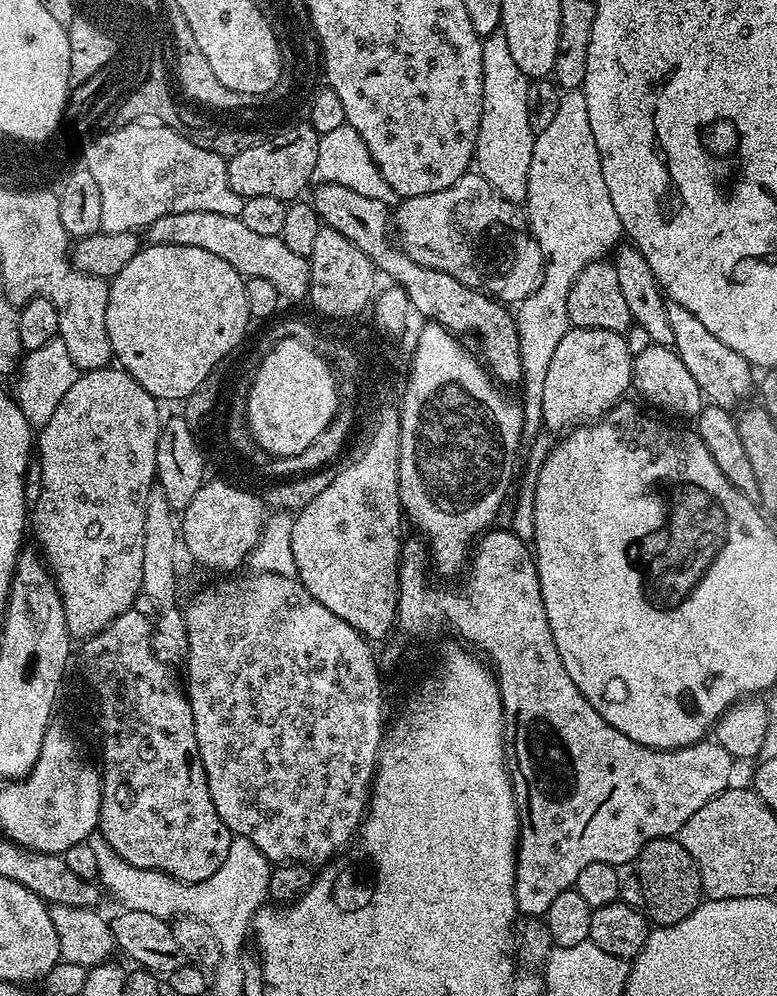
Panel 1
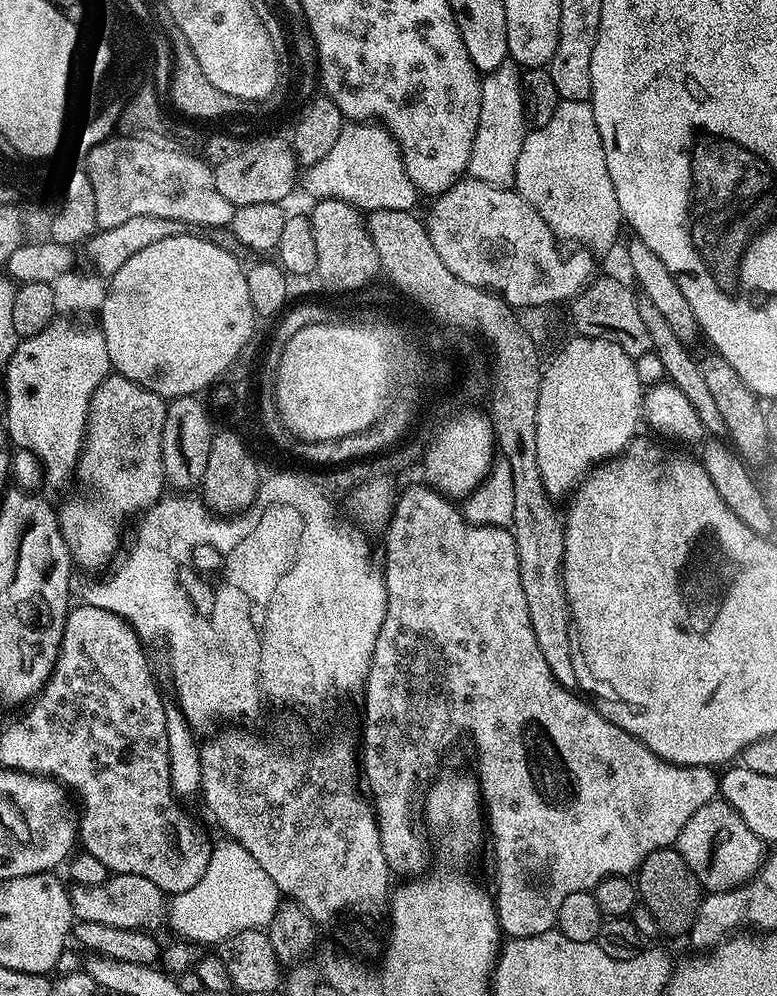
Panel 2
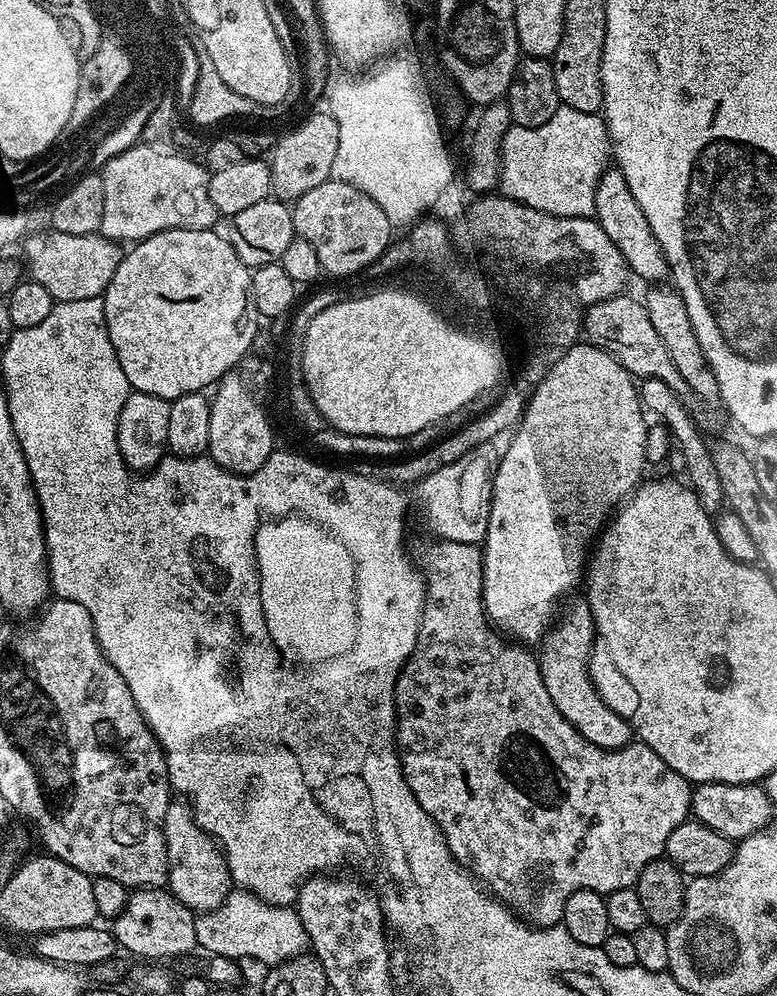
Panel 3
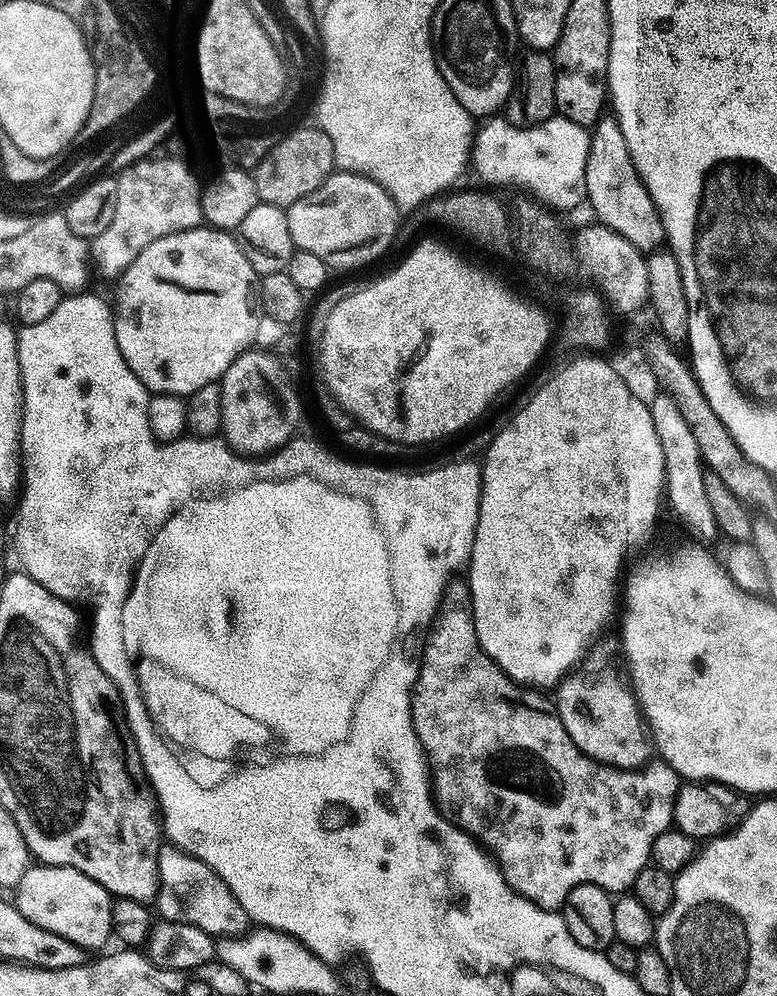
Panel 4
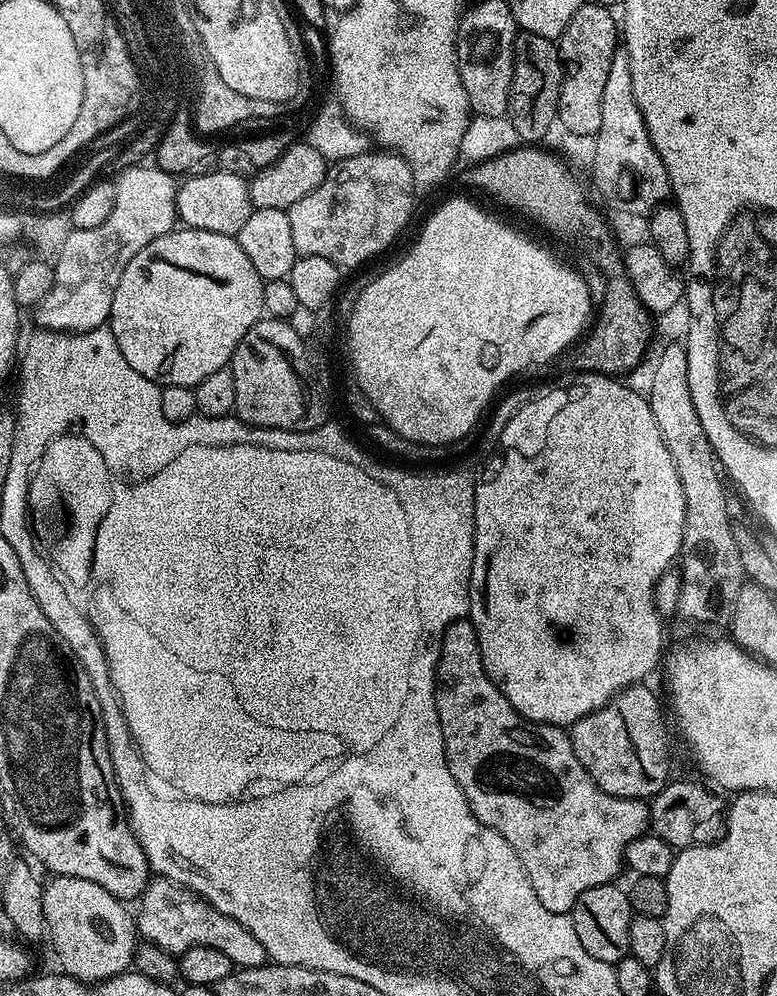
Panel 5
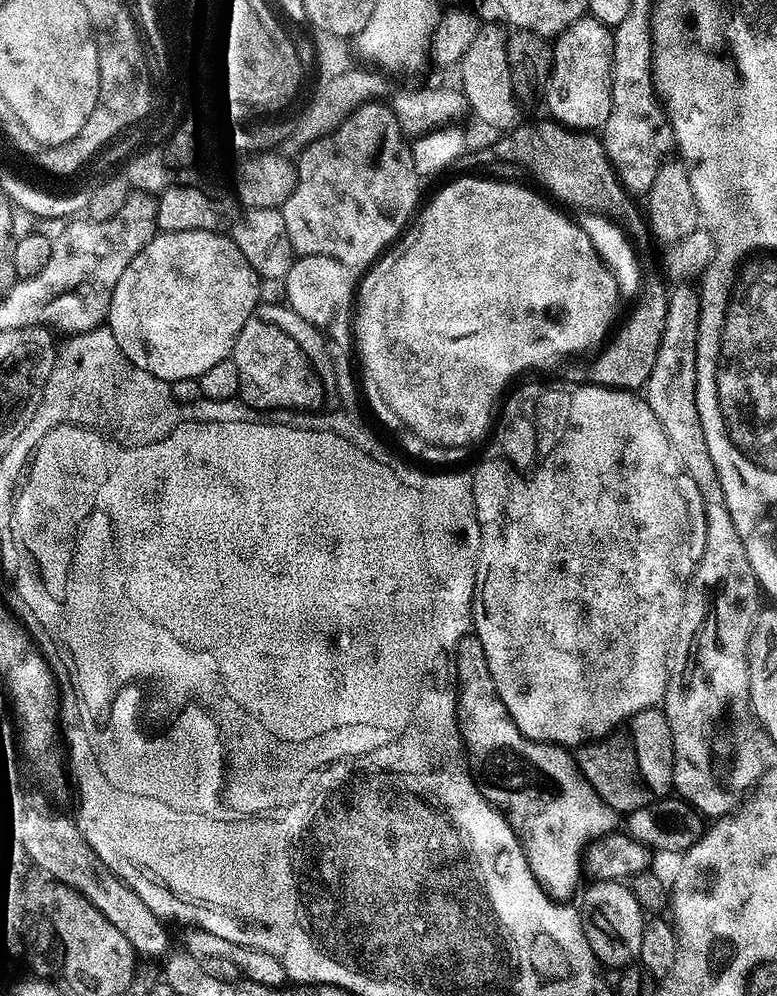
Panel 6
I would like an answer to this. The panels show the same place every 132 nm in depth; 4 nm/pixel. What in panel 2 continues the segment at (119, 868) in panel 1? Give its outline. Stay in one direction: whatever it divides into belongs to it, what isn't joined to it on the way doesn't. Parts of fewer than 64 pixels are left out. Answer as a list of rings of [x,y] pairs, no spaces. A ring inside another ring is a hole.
[[[227,838],[220,840],[220,842],[218,840],[213,843],[206,874],[199,880],[198,885],[190,890],[183,891],[182,894],[171,897],[169,901],[168,915],[166,917],[167,925],[171,926],[177,937],[185,939],[189,943],[202,946],[205,946],[204,944],[216,946],[223,943],[238,933],[236,916],[240,916],[240,929],[242,931],[267,929],[268,924],[273,920],[273,916],[277,912],[277,906],[282,903],[280,891],[271,881],[268,873],[251,857],[250,852],[235,840]],[[248,904],[252,904],[252,908],[256,908],[256,916],[260,916],[260,920],[248,920],[248,924],[244,924],[244,908],[248,908]]]

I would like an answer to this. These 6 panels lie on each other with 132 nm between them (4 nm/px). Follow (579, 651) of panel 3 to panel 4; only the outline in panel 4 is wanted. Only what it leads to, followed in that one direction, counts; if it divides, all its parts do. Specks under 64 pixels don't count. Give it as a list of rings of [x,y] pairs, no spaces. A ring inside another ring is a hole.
[[[599,648],[583,661],[578,671],[562,680],[555,689],[554,711],[562,726],[566,726],[566,734],[570,734],[574,746],[578,746],[578,750],[582,750],[589,759],[606,768],[612,768],[612,762],[620,762],[620,770],[638,770],[638,762],[642,762],[640,758],[648,756],[644,743],[650,739],[650,733],[647,727],[638,730],[636,715],[641,711],[634,710],[640,708],[635,691],[622,672],[620,677],[607,650]]]

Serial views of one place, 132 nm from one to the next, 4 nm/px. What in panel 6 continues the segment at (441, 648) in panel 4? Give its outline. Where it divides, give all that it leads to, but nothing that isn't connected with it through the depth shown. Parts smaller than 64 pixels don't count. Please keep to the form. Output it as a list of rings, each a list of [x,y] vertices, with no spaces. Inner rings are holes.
[[[474,634],[463,636],[456,647],[456,724],[464,740],[475,791],[504,813],[524,848],[526,862],[534,878],[544,887],[544,893],[557,902],[571,901],[571,896],[575,897],[581,887],[582,861],[588,845],[593,840],[617,831],[618,813],[596,793],[594,786],[590,786],[569,749],[559,744],[543,744],[526,738],[518,726],[514,726],[506,706],[502,706],[502,698],[498,698],[494,678],[490,678],[490,666],[486,666],[482,642],[478,642]]]

